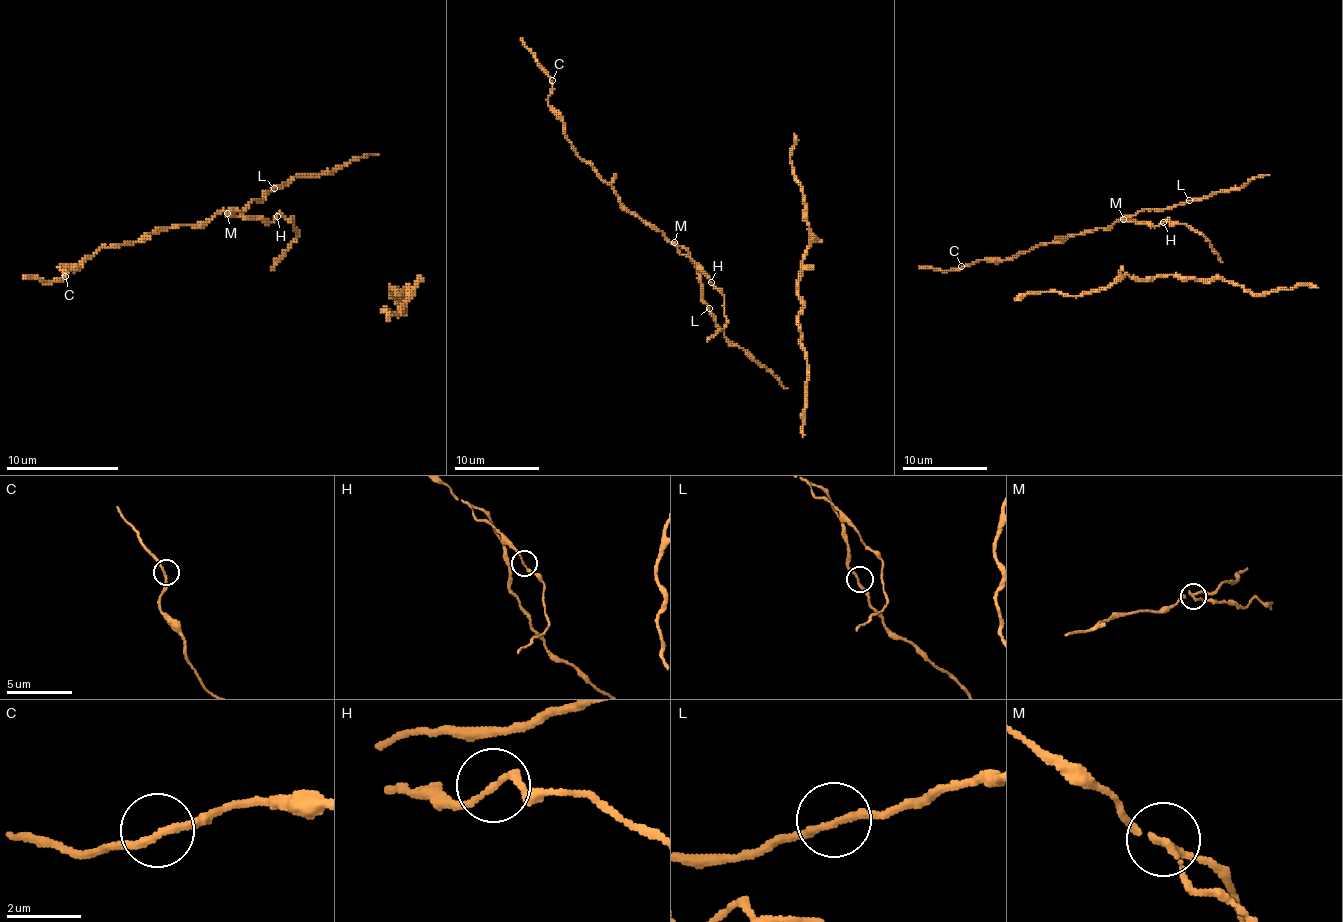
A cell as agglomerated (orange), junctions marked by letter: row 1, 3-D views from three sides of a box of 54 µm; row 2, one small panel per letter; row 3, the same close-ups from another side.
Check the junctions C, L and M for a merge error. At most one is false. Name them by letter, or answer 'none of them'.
M

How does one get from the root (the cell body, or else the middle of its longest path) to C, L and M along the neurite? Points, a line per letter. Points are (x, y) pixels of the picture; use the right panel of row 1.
C: (1165, 222), (1150, 226), (1123, 217), (1108, 228), (1070, 234), (1015, 258), (961, 266)
L: (1165, 222), (1150, 226), (1129, 217), (1146, 209), (1172, 209), (1189, 200)
M: (1165, 222), (1150, 226), (1123, 219)

